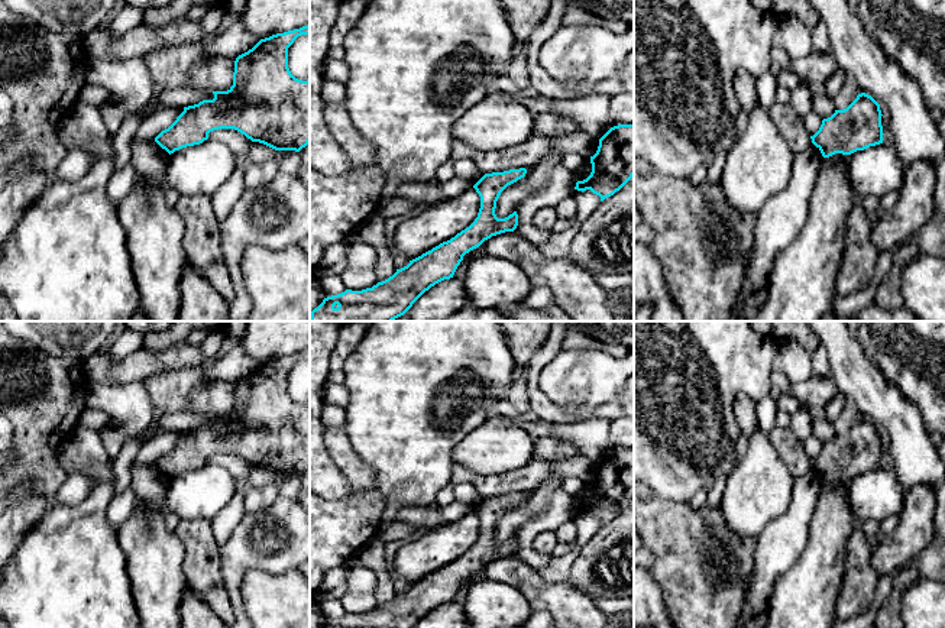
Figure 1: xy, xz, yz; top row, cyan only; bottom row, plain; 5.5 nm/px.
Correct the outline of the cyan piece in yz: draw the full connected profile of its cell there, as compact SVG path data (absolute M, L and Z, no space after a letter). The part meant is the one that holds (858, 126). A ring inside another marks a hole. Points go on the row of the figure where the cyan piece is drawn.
M861 93L844 110L822 120L819 130L810 136L812 143L823 158L835 153L851 155L870 146L883 143L880 104Z

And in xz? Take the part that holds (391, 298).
M525 168L509 169L504 172L485 174L473 188L480 197L480 208L475 221L457 233L447 242L440 243L421 256L410 260L410 263L389 276L388 279L378 282L372 288L362 291L346 289L342 294L331 295L323 300L323 302L310 313L310 321L394 321L404 315L412 304L436 284L453 278L457 266L463 260L463 256L470 250L479 247L485 240L492 236L514 232L518 226L518 214L514 211L505 218L498 218L495 214L496 201L501 192L511 184L524 178Z

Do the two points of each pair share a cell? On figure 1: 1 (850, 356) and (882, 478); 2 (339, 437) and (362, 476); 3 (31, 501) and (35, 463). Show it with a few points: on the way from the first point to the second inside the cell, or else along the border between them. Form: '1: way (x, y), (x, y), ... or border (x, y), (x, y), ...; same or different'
1: border (889, 466), (906, 492); different
2: way (339, 447), (352, 466); same
3: border (15, 485), (31, 484), (49, 499); different

